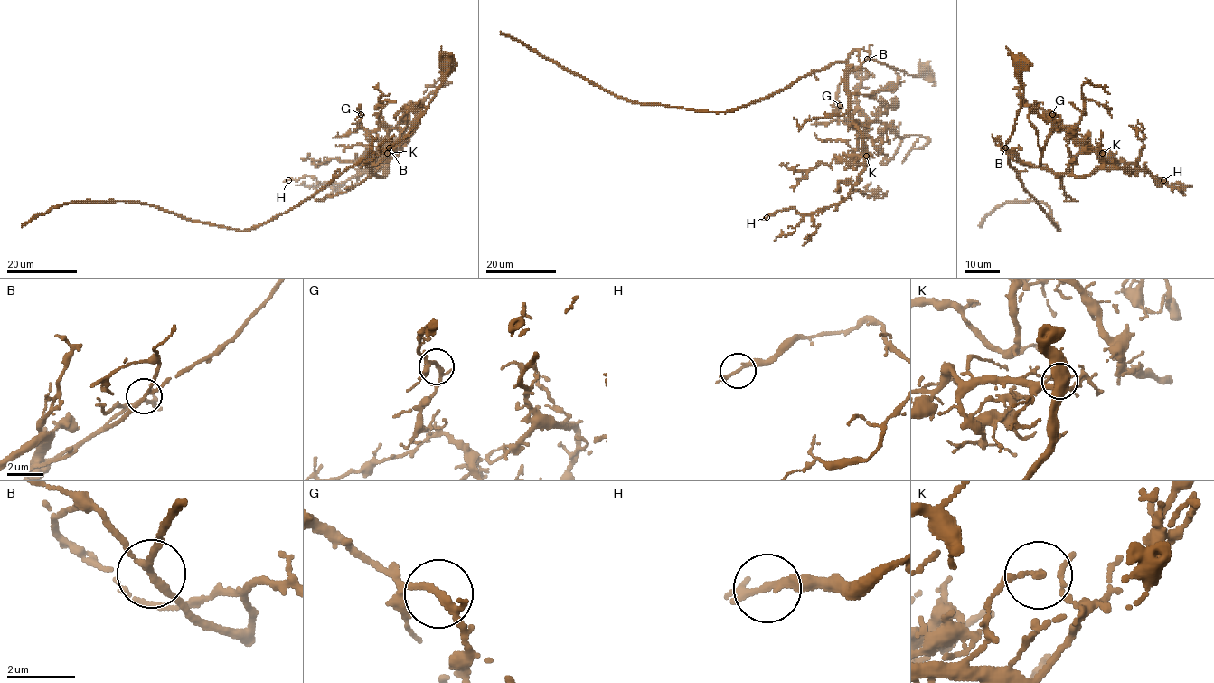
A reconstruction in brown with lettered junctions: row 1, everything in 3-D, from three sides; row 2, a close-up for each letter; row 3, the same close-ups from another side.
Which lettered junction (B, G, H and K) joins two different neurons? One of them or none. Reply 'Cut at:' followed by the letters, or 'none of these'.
Cut at: none of these

